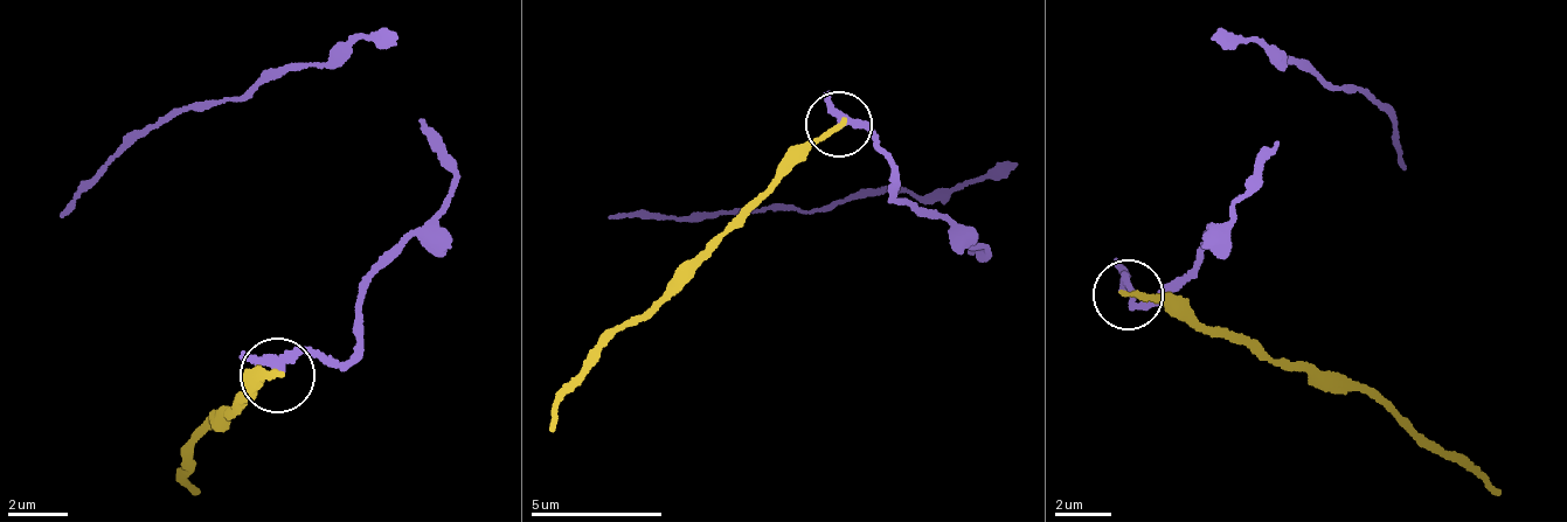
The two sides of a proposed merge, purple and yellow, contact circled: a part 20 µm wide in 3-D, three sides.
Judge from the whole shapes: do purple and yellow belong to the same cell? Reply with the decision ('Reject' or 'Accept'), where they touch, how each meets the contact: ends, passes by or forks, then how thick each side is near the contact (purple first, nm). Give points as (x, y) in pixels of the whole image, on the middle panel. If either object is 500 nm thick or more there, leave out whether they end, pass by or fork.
Reject. Place: (838, 124). At the ring purple passes by. At the ring yellow ends. Thickness 280 nm (purple) against 220 nm

